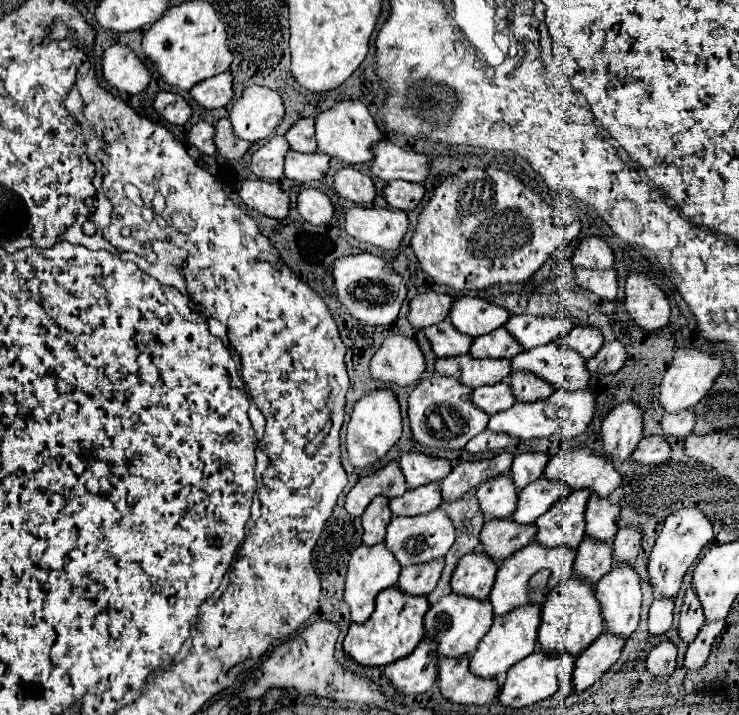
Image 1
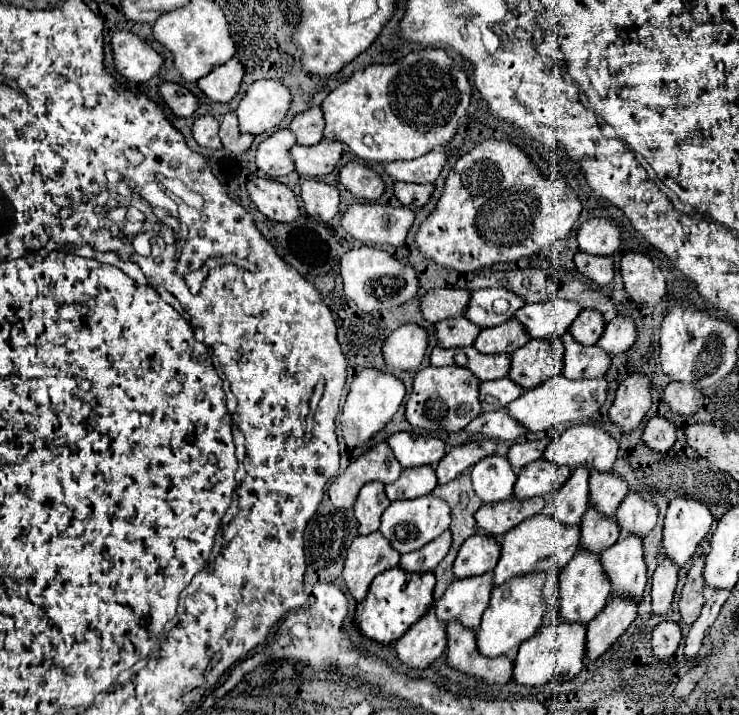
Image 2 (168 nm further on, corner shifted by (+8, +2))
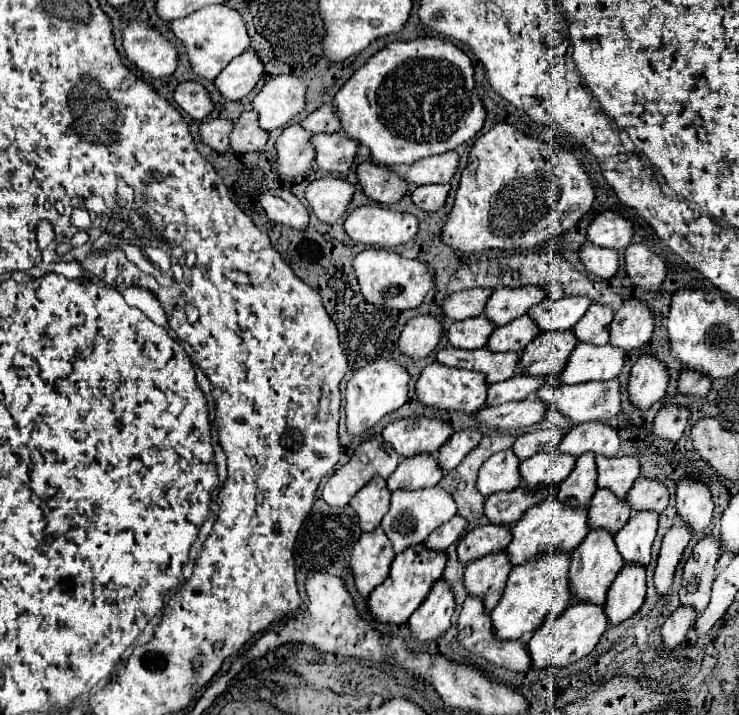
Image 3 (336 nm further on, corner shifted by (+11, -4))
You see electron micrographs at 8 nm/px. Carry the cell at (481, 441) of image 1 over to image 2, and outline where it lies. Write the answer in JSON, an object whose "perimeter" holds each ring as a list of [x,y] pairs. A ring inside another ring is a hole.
{"perimeter":[[[495,410],[495,412],[481,412],[479,418],[475,418],[465,432],[471,438],[489,438],[489,440],[517,440],[519,436],[523,436],[527,430],[517,424],[513,418],[507,418],[507,410]]]}

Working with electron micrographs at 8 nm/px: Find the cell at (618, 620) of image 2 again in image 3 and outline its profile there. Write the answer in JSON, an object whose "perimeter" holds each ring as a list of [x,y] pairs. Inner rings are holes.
{"perimeter":[[[624,564],[620,574],[612,582],[606,596],[606,614],[610,626],[616,626],[630,618],[642,606],[646,596],[646,566]]]}

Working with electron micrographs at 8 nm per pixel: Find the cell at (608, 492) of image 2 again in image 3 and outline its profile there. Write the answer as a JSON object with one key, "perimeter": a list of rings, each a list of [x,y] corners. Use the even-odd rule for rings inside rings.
{"perimeter":[[[596,456],[598,464],[598,488],[608,488],[616,496],[624,498],[640,476],[640,460],[636,456]]]}

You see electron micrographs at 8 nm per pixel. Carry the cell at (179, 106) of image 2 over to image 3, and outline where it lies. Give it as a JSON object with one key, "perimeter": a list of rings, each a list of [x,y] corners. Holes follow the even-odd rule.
{"perimeter":[[[192,80],[182,82],[174,92],[174,100],[194,120],[204,120],[214,110],[214,102],[210,100],[210,94],[200,82],[192,82]]]}

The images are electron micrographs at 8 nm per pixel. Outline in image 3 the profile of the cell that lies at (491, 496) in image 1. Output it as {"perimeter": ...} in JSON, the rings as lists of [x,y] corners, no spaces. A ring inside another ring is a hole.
{"perimeter":[[[512,450],[496,452],[490,456],[478,474],[478,490],[482,496],[490,496],[494,492],[510,492],[520,484],[520,460]]]}

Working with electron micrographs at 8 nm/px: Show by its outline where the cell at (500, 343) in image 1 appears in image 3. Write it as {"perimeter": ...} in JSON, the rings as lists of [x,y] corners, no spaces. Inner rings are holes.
{"perimeter":[[[524,314],[516,320],[512,320],[512,324],[498,326],[492,332],[486,346],[492,352],[522,352],[524,346],[538,334],[540,334],[540,330],[536,328],[536,322],[528,314]]]}

